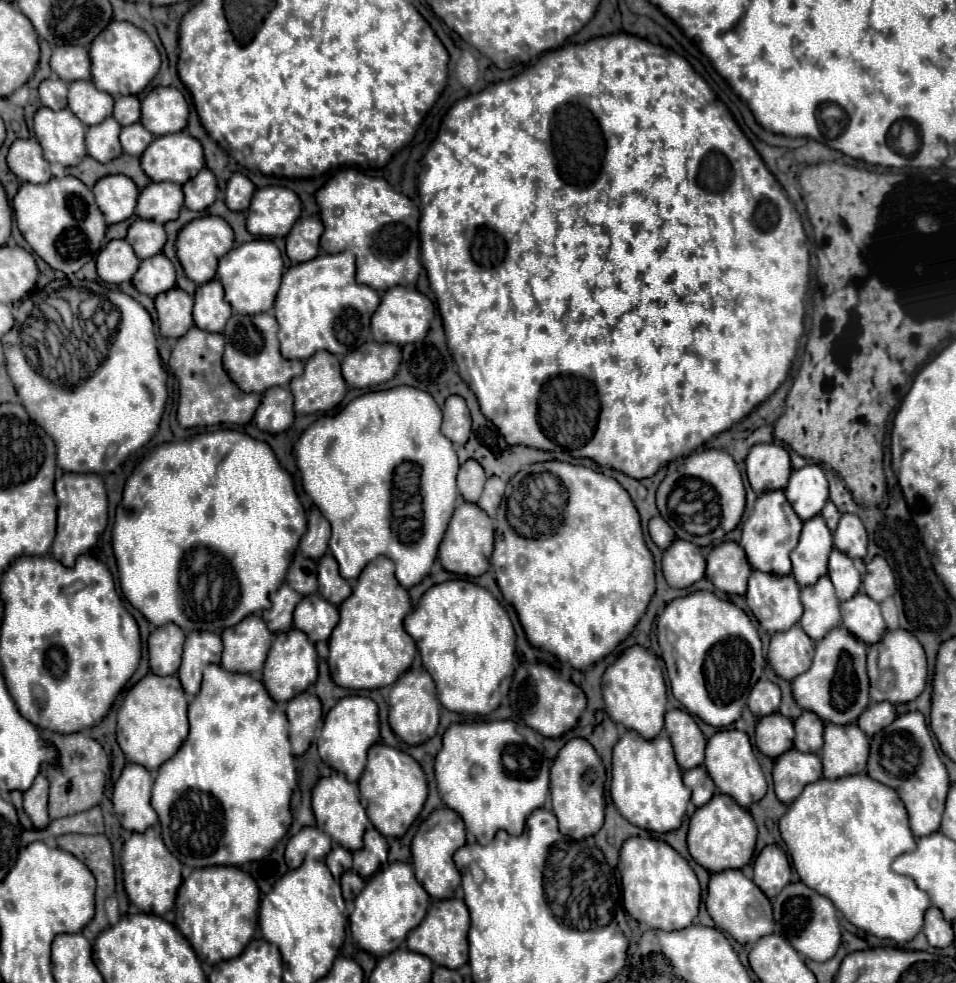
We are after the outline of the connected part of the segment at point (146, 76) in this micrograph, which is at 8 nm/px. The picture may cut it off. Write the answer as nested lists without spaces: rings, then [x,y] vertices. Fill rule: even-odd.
[[[113,20],[89,46],[89,58],[91,58],[91,78],[93,84],[115,96],[127,96],[127,94],[139,94],[147,88],[147,84],[153,80],[161,66],[159,52],[151,38],[131,22],[117,22]]]

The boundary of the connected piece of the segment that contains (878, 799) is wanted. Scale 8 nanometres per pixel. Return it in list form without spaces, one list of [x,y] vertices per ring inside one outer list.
[[[867,774],[843,776],[839,780],[821,778],[807,784],[799,798],[789,804],[789,810],[779,820],[779,830],[801,882],[827,896],[851,924],[877,938],[891,938],[899,944],[909,942],[923,928],[923,912],[931,904],[929,894],[913,878],[891,870],[895,856],[915,848],[915,836],[907,824],[907,810],[893,788],[871,780]]]

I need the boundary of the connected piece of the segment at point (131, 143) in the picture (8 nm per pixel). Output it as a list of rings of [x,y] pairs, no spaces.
[[[135,122],[135,124],[129,124],[129,126],[121,128],[119,140],[121,140],[121,146],[123,146],[125,154],[141,156],[143,148],[147,148],[147,144],[151,144],[153,134],[147,132],[141,122]]]

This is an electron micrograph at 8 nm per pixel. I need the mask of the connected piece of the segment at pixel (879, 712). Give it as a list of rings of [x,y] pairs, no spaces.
[[[873,702],[863,710],[857,724],[867,736],[873,736],[875,732],[879,732],[879,728],[885,728],[887,724],[891,724],[891,720],[895,720],[895,716],[897,714],[895,714],[895,708],[891,702]]]

